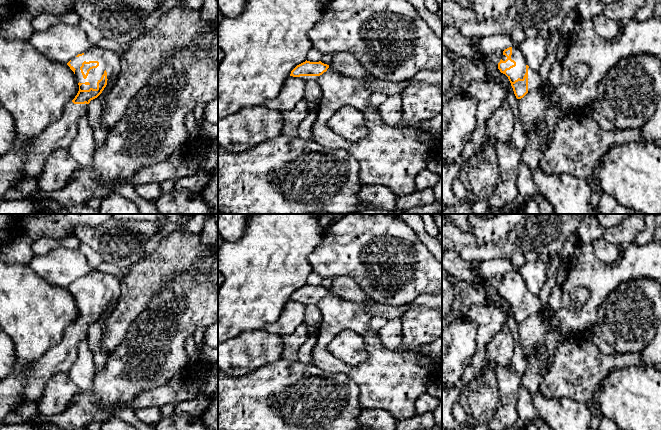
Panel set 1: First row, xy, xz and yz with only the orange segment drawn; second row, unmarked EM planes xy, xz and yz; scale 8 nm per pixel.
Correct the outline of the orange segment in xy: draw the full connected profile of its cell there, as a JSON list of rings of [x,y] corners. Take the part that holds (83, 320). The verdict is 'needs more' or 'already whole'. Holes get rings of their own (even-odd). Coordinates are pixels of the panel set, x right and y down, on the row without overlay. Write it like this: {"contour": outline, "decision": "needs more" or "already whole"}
{"contour": [[[97,269],[78,278],[67,289],[74,296],[79,309],[75,322],[64,331],[63,339],[52,346],[43,357],[27,365],[30,374],[26,382],[26,399],[36,404],[44,394],[48,381],[58,373],[68,373],[78,357],[78,346],[87,337],[88,328],[97,322],[107,305],[118,301],[121,281]]], "decision": "needs more"}

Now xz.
{"contour": [[[305,285],[297,289],[292,295],[290,300],[297,301],[304,306],[317,305],[319,300],[327,295],[329,289],[319,286]]], "decision": "needs more"}

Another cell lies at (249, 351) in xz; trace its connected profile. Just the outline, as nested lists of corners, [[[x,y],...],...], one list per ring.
[[[264,329],[243,332],[235,338],[229,338],[224,342],[218,343],[218,371],[236,376],[249,374],[280,360],[283,347],[282,337],[276,334],[269,334]]]

